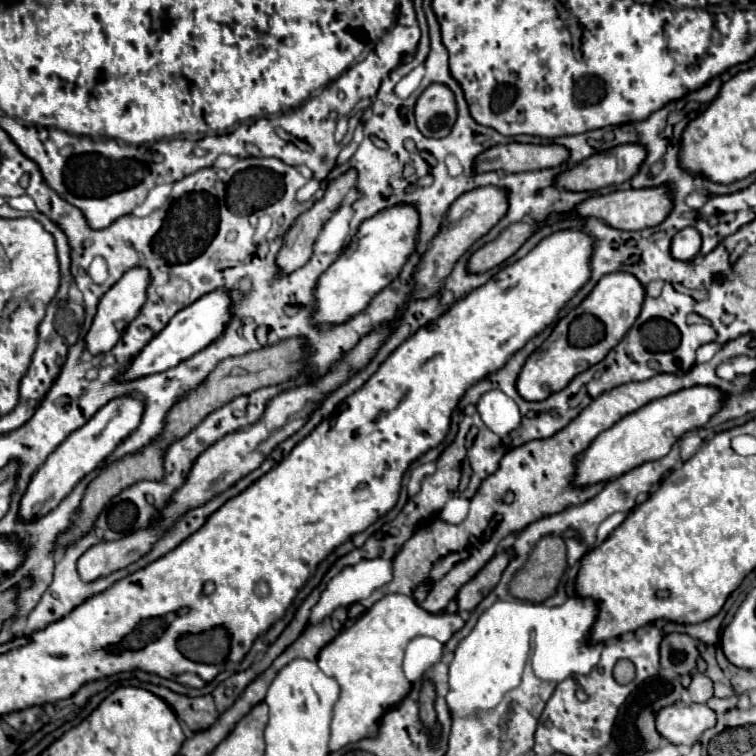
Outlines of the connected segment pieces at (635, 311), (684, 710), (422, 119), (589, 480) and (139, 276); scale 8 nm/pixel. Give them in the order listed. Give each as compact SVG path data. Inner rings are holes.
M613 272L603 276L591 294L565 318L557 322L551 336L527 358L517 378L517 392L523 400L539 402L547 396L563 390L579 372L601 362L607 352L627 334L637 320L643 306L645 290L641 282L629 272ZM567 326L567 336L565 336ZM589 364L589 366L583 366Z
M675 702L657 712L657 730L677 746L693 746L715 722L717 714L707 704Z
M431 84L415 104L417 128L427 138L443 138L457 120L453 92L445 84Z
M691 386L649 402L637 412L621 418L613 428L601 432L601 436L593 440L593 444L579 456L575 484L589 486L603 480L607 482L629 472L629 468L635 468L637 464L665 456L681 434L705 426L711 416L721 410L723 400L725 394L715 386Z
M133 268L133 270L125 272L125 276L105 292L105 296L101 298L101 302L97 306L97 314L93 318L93 324L91 324L89 332L85 334L85 350L89 354L93 354L93 356L105 354L117 344L123 330L129 326L129 322L141 310L141 306L145 302L147 284L149 284L149 272L145 272L145 268Z

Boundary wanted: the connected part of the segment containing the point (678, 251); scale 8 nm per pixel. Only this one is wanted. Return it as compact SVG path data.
M683 228L671 240L671 256L675 260L691 260L701 248L701 236L695 228Z

